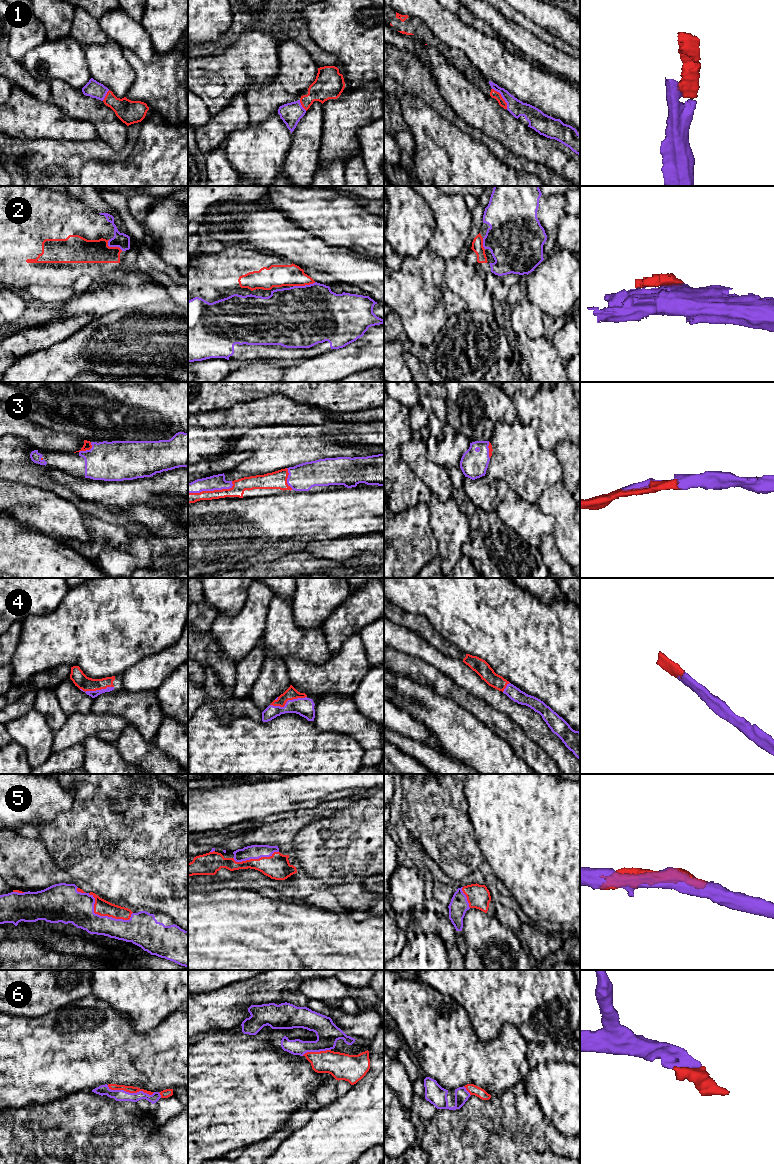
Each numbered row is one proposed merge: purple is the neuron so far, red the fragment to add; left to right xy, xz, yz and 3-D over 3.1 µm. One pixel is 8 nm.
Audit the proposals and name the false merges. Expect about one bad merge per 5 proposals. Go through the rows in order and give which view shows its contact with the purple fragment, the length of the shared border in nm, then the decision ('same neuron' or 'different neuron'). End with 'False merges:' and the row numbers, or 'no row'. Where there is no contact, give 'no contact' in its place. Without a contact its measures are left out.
1: yz | 200 nm | same neuron
2: xz | 190 nm | same neuron
3: xz | 380 nm | same neuron
4: xz | 300 nm | same neuron
5: xy | 400 nm | same neuron
6: xy | 380 nm | same neuron
False merges: no row

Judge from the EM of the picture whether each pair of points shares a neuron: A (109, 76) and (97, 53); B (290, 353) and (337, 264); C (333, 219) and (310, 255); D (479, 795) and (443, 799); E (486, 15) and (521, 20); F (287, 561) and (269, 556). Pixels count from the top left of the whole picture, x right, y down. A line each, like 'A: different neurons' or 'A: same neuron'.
A: same neuron
B: different neurons
C: different neurons
D: different neurons
E: different neurons
F: different neurons

